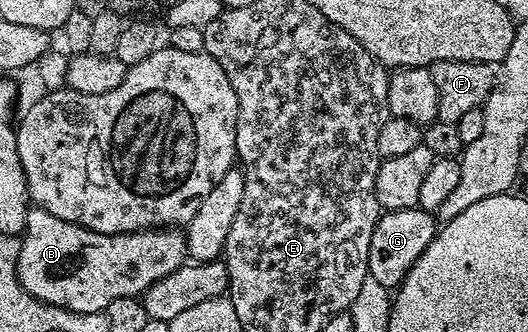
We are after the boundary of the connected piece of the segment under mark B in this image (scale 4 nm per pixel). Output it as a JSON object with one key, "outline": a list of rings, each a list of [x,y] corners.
{"outline":[[[31,206],[26,212],[26,225],[20,236],[18,245],[18,283],[32,297],[36,297],[41,303],[50,303],[53,307],[67,307],[69,311],[76,313],[88,313],[89,315],[97,315],[105,312],[106,307],[112,301],[116,301],[116,297],[138,297],[147,288],[151,287],[160,277],[166,277],[168,273],[172,273],[177,267],[182,266],[186,254],[186,236],[178,229],[151,229],[148,231],[125,231],[119,235],[109,235],[108,233],[96,233],[87,227],[81,227],[75,223],[68,221],[60,221],[60,217],[52,217],[52,213],[48,213],[44,209]]]}

